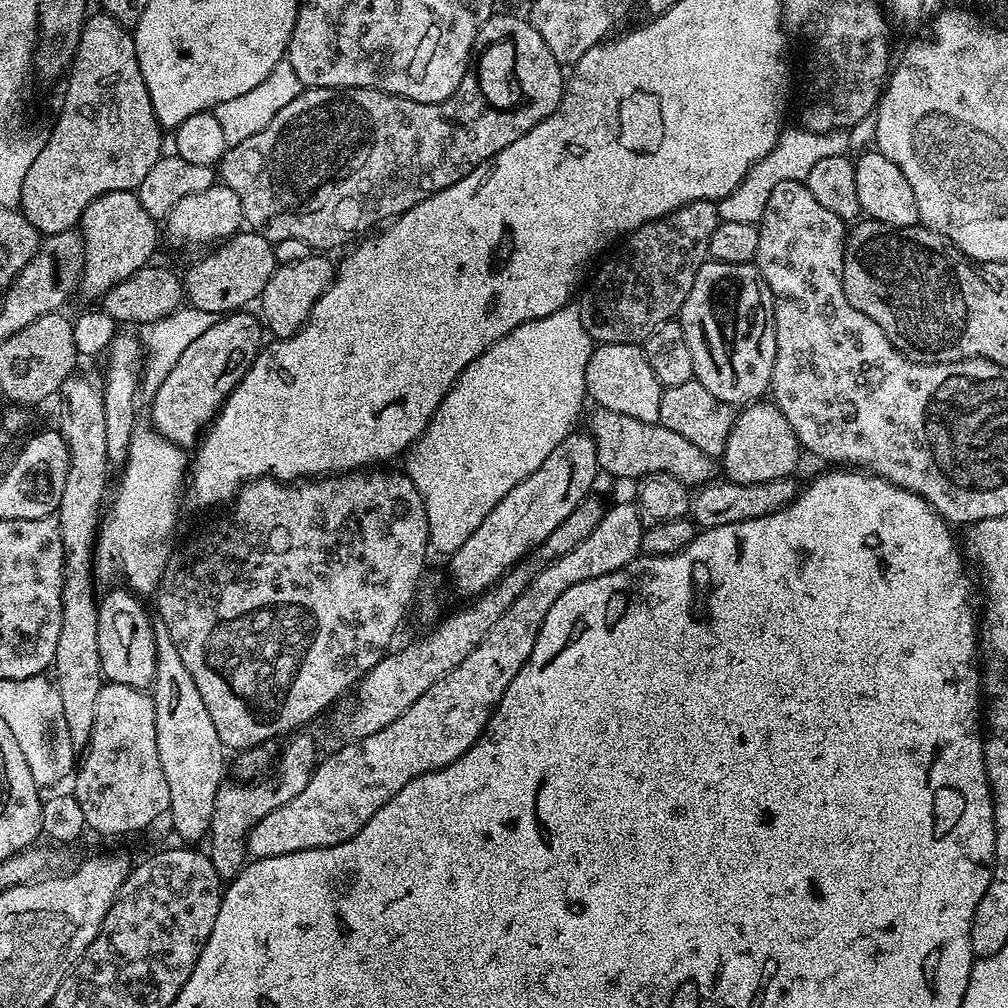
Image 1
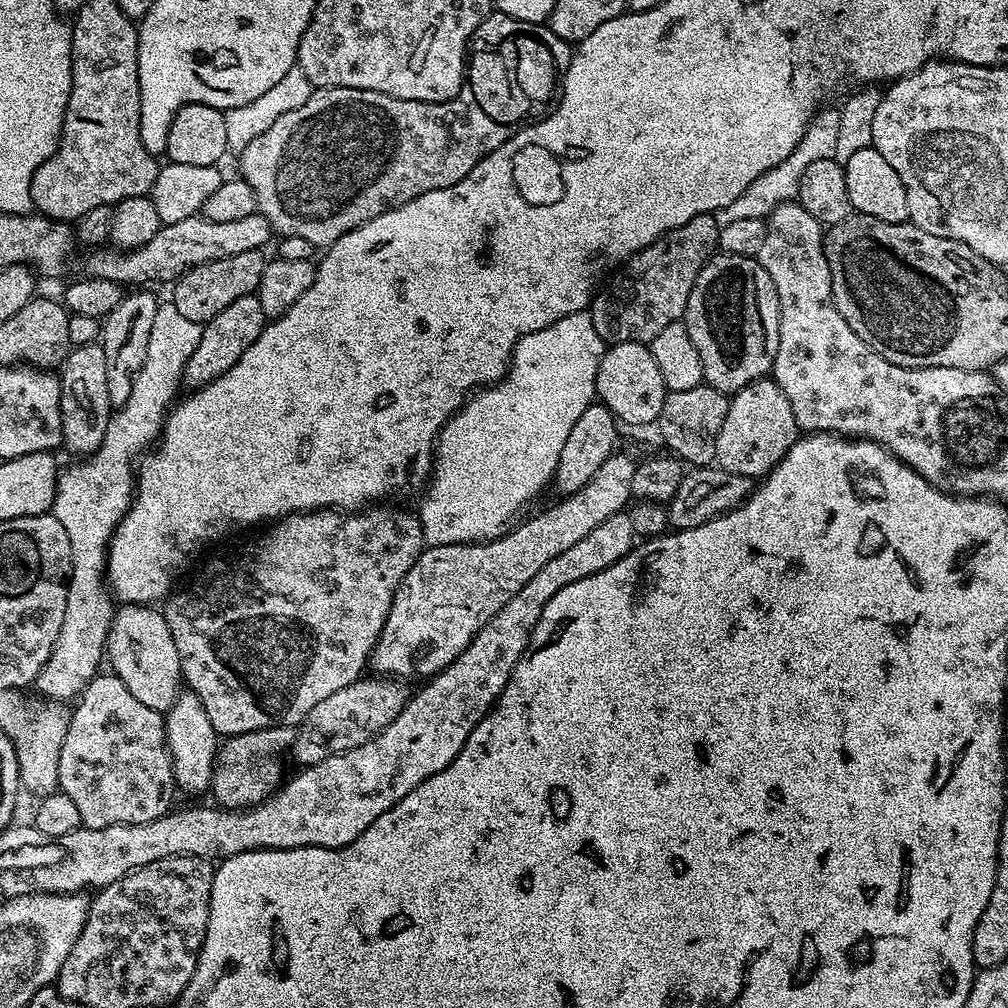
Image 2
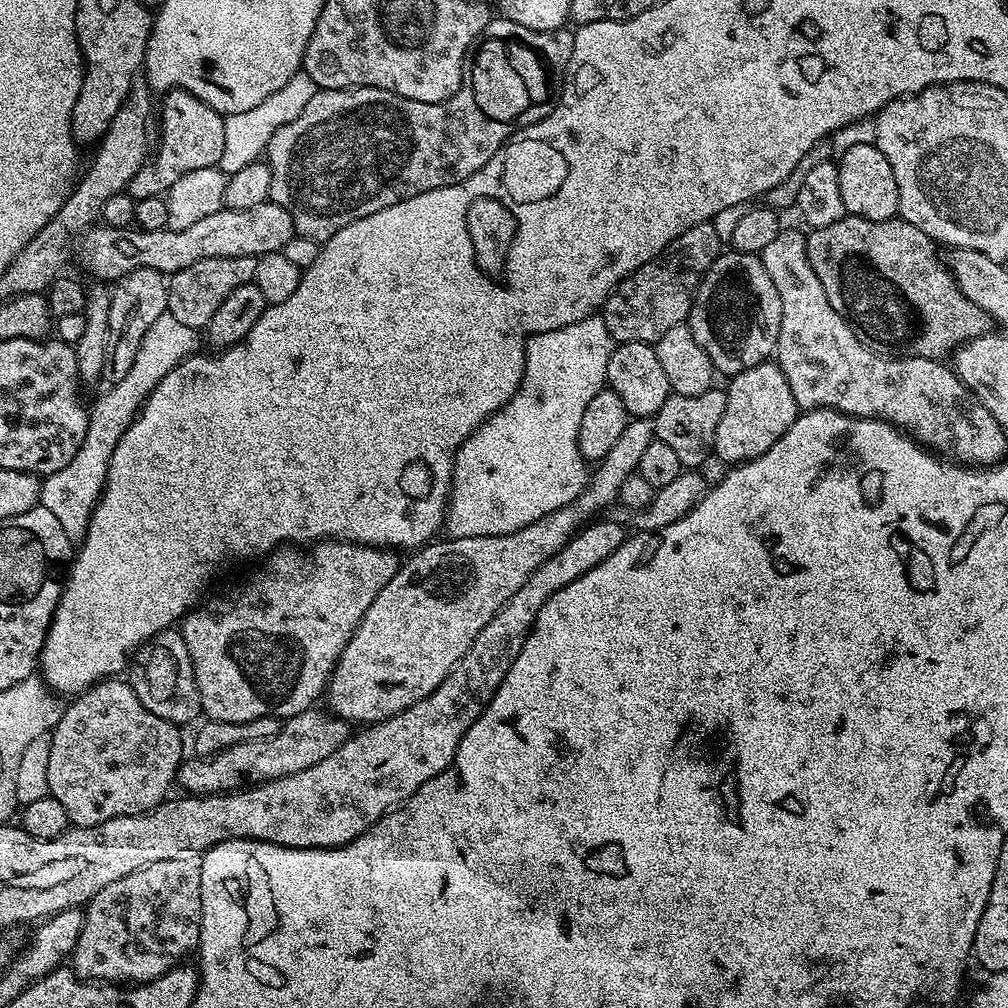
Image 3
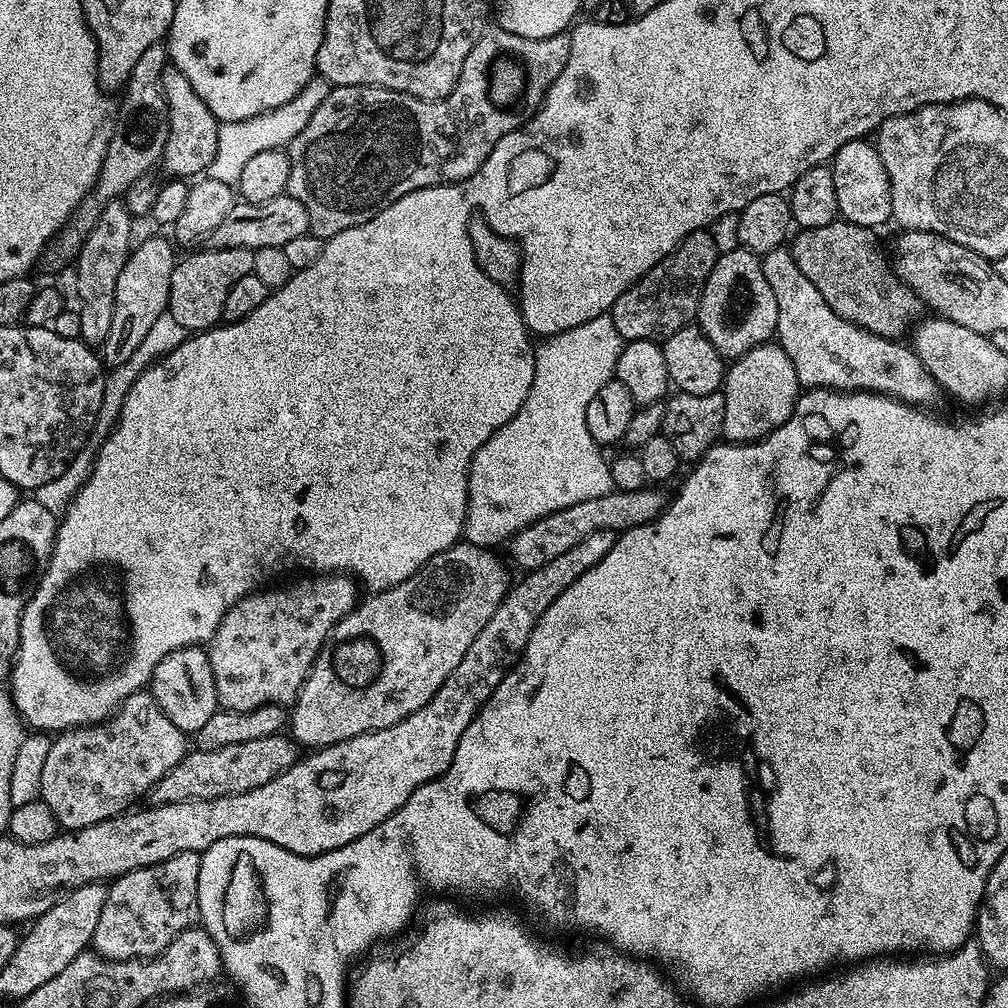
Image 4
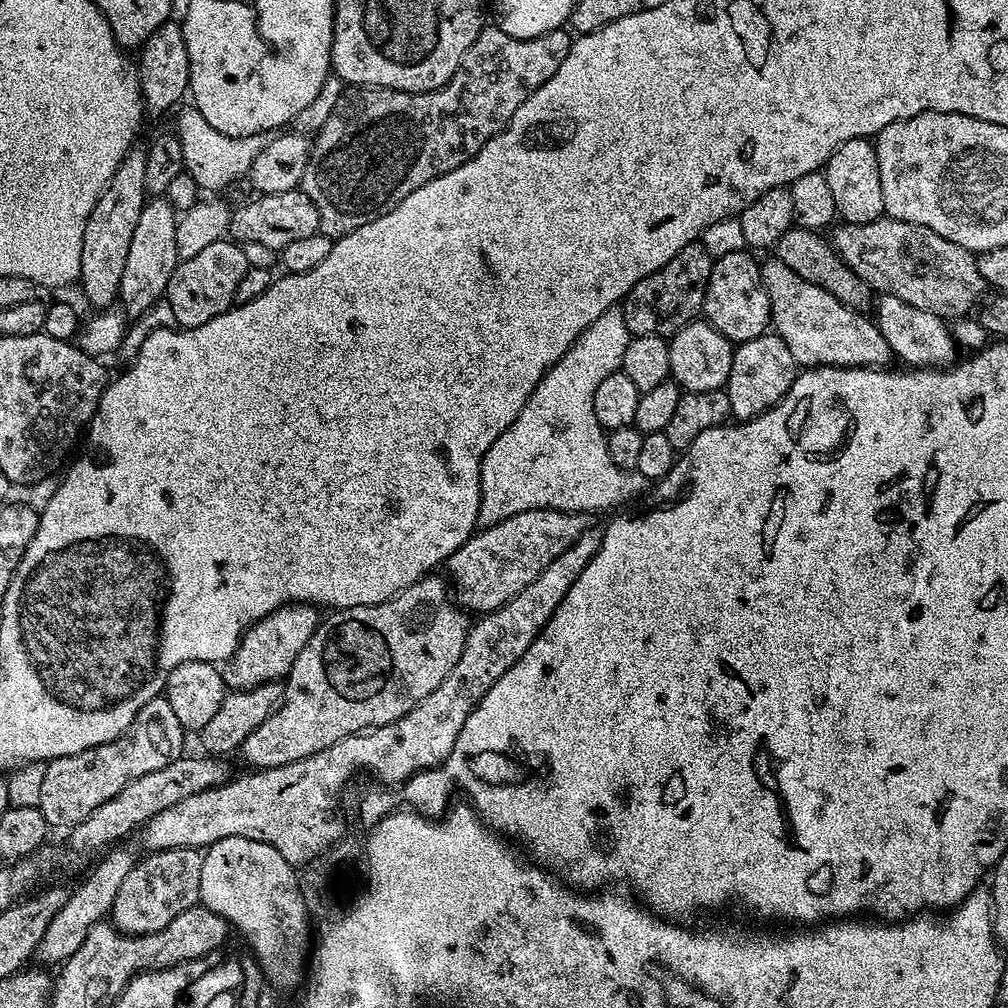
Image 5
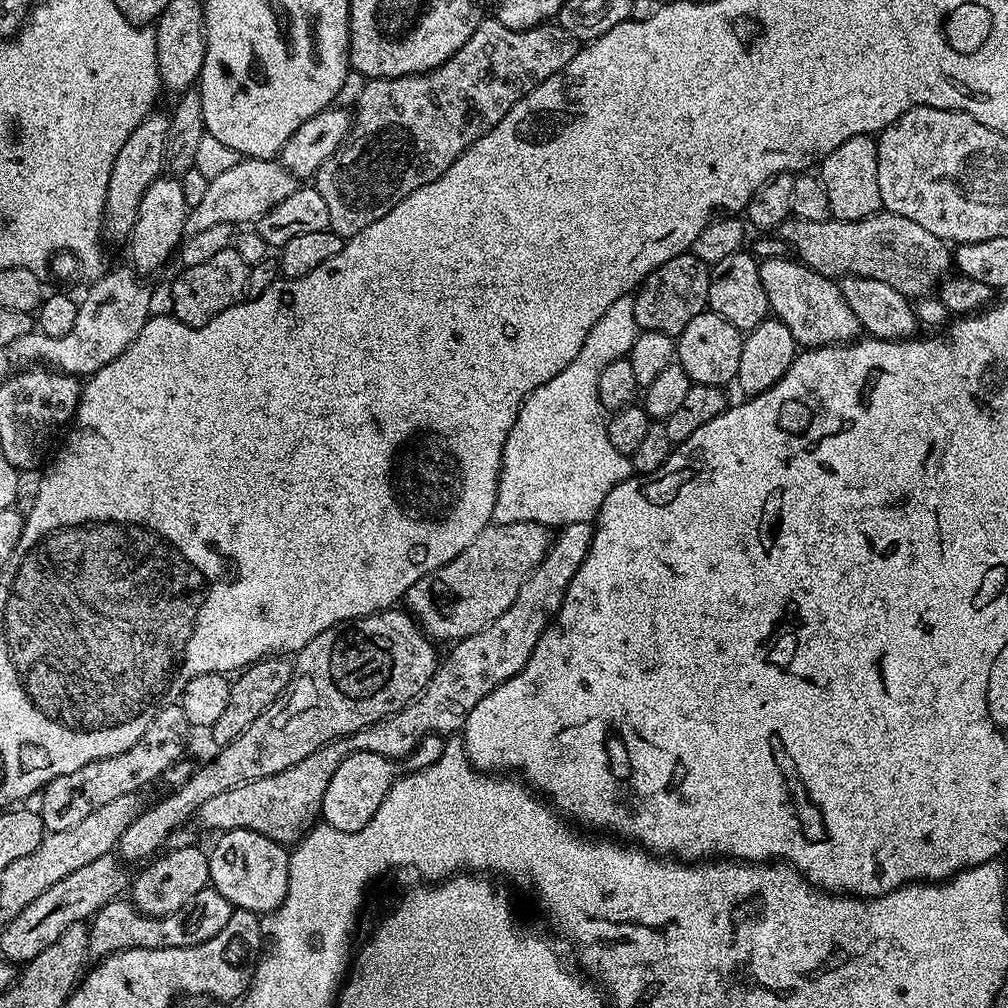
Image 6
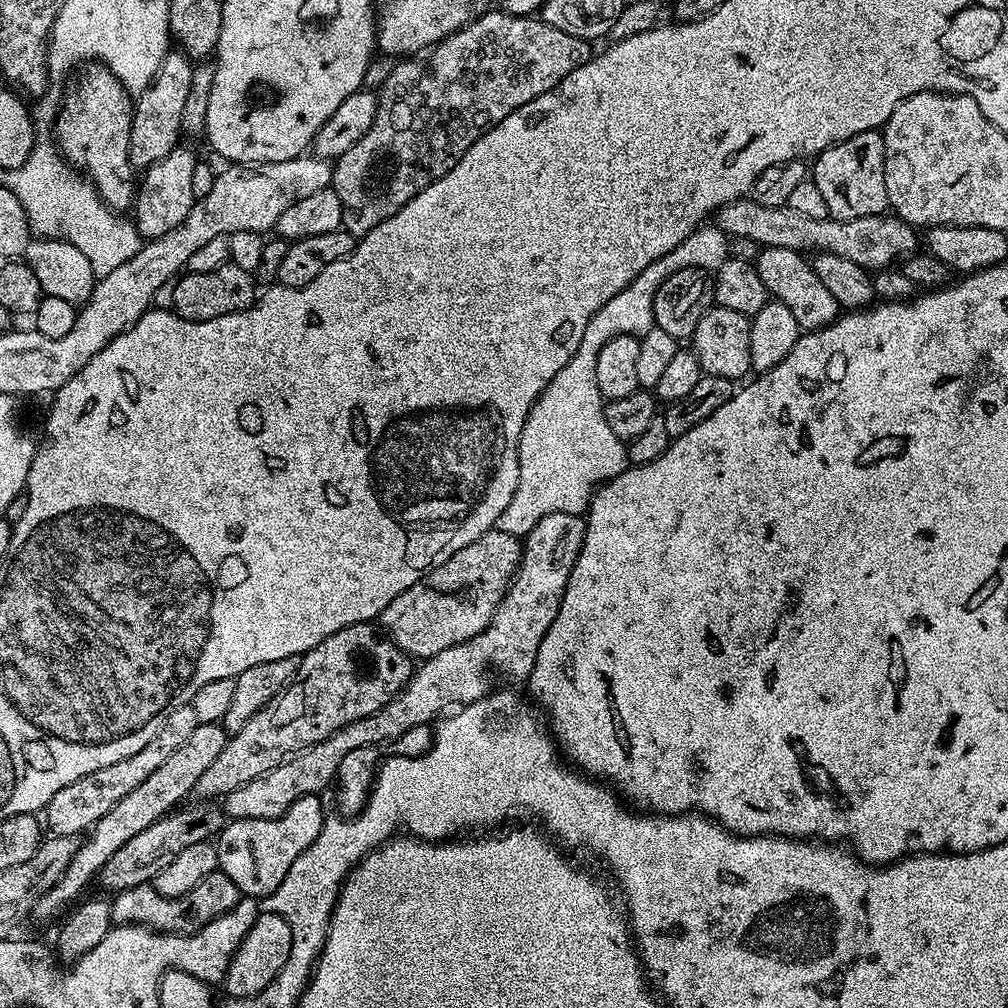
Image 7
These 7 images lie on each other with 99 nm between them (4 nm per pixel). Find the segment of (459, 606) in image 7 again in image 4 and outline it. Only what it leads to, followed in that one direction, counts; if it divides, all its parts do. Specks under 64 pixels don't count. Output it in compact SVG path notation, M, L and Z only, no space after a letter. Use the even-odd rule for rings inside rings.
M645 486L633 492L610 491L602 494L602 498L590 498L586 502L574 502L574 506L566 506L554 514L546 514L546 518L538 518L530 526L526 526L521 532L515 532L507 541L507 559L524 568L525 573L533 572L535 568L546 566L546 562L554 562L570 550L570 546L578 546L582 538L594 534L597 530L610 530L614 533L622 533L634 526L642 526L668 507L669 497L664 496L660 486Z

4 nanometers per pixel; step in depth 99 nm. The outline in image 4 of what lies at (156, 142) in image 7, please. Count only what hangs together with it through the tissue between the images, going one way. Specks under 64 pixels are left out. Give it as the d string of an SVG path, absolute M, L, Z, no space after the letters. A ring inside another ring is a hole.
M119 199L111 200L98 214L94 230L82 242L80 253L74 261L76 268L76 296L80 299L78 311L82 318L80 340L89 346L100 346L110 334L110 321L114 319L114 290L118 290L118 274L128 261L128 253L133 247L132 224L134 217Z

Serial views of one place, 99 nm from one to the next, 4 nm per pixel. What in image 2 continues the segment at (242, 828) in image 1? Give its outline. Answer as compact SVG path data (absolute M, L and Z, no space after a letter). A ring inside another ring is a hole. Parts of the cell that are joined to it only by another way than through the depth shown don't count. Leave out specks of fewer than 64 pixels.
M295 727L250 730L250 734L227 737L217 747L216 765L212 767L210 796L216 799L213 801L225 810L247 810L273 796L285 779L276 752L291 753L295 740Z

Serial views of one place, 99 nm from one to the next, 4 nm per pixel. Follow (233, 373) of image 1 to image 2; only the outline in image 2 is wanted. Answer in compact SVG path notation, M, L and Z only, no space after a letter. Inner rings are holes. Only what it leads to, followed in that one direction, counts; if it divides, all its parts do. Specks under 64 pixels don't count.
M259 295L243 296L230 302L230 306L222 310L222 314L203 325L202 342L198 342L198 350L190 354L190 362L186 362L183 383L189 384L189 389L195 390L226 374L226 370L230 370L230 366L234 366L242 358L242 354L246 354L246 350L256 341L258 334L262 334L265 323L266 317Z

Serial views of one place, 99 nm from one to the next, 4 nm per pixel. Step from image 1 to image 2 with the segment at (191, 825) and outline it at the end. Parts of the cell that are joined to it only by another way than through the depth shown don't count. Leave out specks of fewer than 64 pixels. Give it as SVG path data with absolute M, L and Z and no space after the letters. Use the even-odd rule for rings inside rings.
M191 690L181 691L176 701L168 707L164 716L164 733L172 759L172 779L175 787L184 792L207 793L212 782L212 767L216 765L218 737L214 726L210 726L206 706L198 702Z

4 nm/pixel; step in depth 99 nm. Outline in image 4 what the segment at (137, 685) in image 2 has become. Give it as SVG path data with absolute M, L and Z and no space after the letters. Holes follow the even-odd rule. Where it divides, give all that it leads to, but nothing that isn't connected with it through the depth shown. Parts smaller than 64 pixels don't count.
M200 646L179 648L166 654L166 658L162 658L158 666L154 666L150 691L158 702L162 714L166 714L166 718L170 718L170 722L174 722L174 726L178 726L178 730L186 734L194 734L202 730L210 714L218 711L214 672L210 670L207 651Z

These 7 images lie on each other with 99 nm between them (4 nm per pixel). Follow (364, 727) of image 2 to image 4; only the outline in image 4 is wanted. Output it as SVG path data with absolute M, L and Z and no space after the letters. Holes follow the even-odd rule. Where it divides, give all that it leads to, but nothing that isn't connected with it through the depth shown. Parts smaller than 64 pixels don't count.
M284 734L254 738L250 742L234 742L234 746L222 746L218 750L189 750L184 753L182 762L178 762L174 770L152 787L146 794L146 800L149 805L155 806L242 794L258 786L266 786L266 782L278 778L278 774L296 763L297 759L296 741Z

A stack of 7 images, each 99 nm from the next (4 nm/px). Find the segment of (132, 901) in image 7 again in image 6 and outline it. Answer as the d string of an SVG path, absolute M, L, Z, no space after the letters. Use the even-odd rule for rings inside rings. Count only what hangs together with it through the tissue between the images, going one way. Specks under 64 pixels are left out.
M211 886L198 890L198 894L194 894L194 898L190 898L186 906L165 916L142 914L128 898L111 900L90 921L88 954L92 958L103 958L114 952L121 952L123 948L173 948L201 944L224 929L226 922L230 922L232 911L234 909L231 902Z

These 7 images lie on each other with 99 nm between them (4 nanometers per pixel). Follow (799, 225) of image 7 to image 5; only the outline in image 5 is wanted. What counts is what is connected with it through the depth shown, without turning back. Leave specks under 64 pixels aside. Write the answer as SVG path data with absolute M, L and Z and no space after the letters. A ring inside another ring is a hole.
M885 214L874 222L841 223L839 227L833 227L830 235L830 243L837 256L843 264L850 266L850 270L854 270L857 278L869 289L876 291L877 288L877 293L902 298L902 302L918 306L918 310L930 310L930 314L942 317L945 322L967 317L985 299L986 285L976 265L976 256L958 246L958 242L950 242L950 238L942 238L942 234L934 234L934 230L926 226L894 220Z

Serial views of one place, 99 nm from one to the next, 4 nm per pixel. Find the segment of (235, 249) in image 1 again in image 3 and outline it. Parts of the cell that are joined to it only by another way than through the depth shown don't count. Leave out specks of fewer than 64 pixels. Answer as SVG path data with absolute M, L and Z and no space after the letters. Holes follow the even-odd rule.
M254 256L246 258L202 258L202 262L194 262L194 266L186 266L186 270L178 270L167 277L168 310L178 318L178 322L197 330L207 329L210 318L218 311L218 306L238 290L238 286L253 283L258 270L258 259Z

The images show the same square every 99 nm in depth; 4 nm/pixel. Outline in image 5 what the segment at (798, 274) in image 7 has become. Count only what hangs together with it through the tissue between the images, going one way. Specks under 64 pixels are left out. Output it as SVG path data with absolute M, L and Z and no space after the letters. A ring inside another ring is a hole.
M775 258L760 264L760 277L770 298L771 327L775 335L790 346L790 354L794 354L794 362L801 369L822 366L882 368L893 363L894 357L886 338L882 338L875 319L868 317L867 320L863 311L838 302L838 298L822 286L798 278L786 262Z

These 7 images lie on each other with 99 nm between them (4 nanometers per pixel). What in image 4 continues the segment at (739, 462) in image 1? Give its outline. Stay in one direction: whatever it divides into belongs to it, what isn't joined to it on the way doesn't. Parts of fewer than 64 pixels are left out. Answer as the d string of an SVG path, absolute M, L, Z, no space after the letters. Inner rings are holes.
M769 342L754 346L754 350L746 350L746 354L735 357L727 365L722 391L726 402L726 418L722 418L723 439L734 444L753 444L788 421L802 389L794 370L794 362L790 362L786 350L782 350L779 343Z

